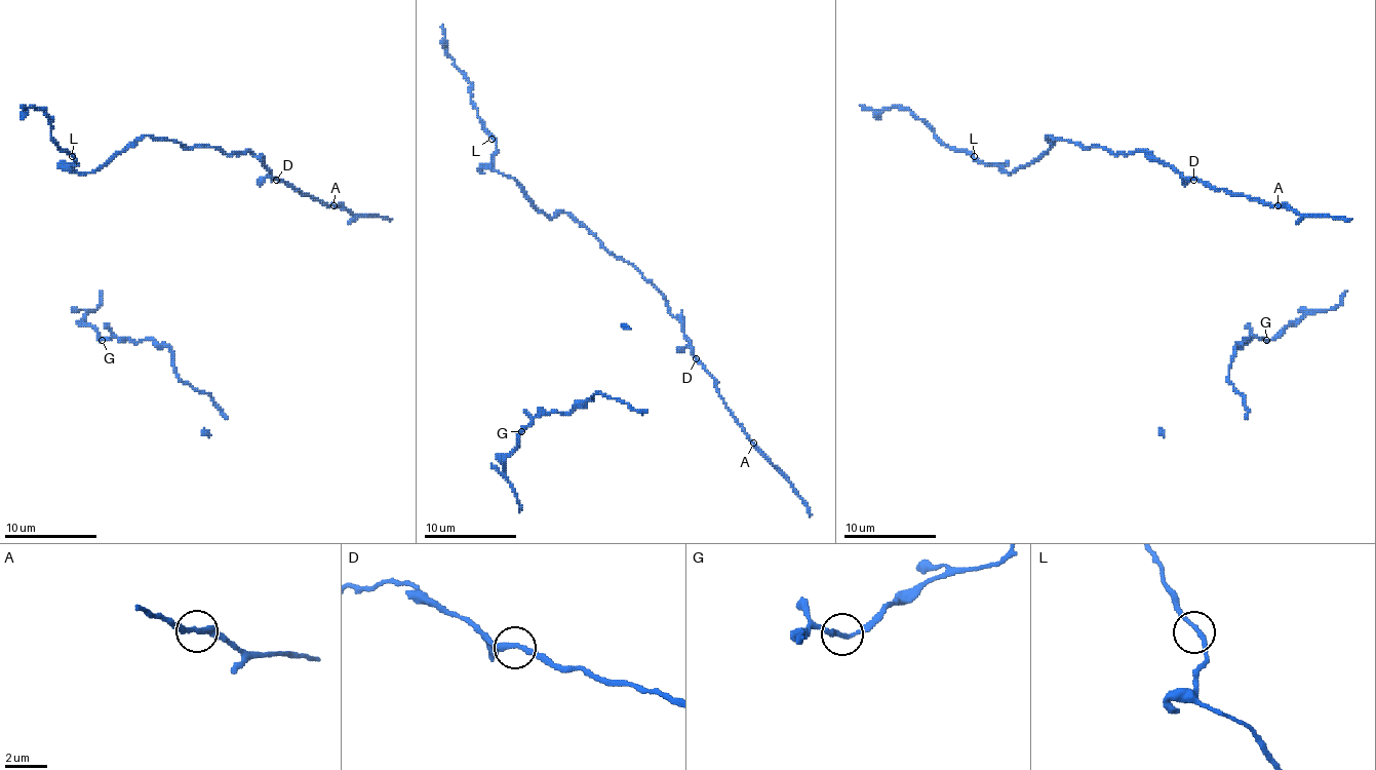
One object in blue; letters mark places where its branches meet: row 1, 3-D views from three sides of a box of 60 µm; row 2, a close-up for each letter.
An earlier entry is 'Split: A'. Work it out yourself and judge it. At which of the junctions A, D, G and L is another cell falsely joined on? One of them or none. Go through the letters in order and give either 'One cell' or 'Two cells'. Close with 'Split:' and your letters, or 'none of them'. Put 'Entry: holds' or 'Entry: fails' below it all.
A: Two cells
D: One cell
G: One cell
L: One cell
Split: A
Entry: holds

